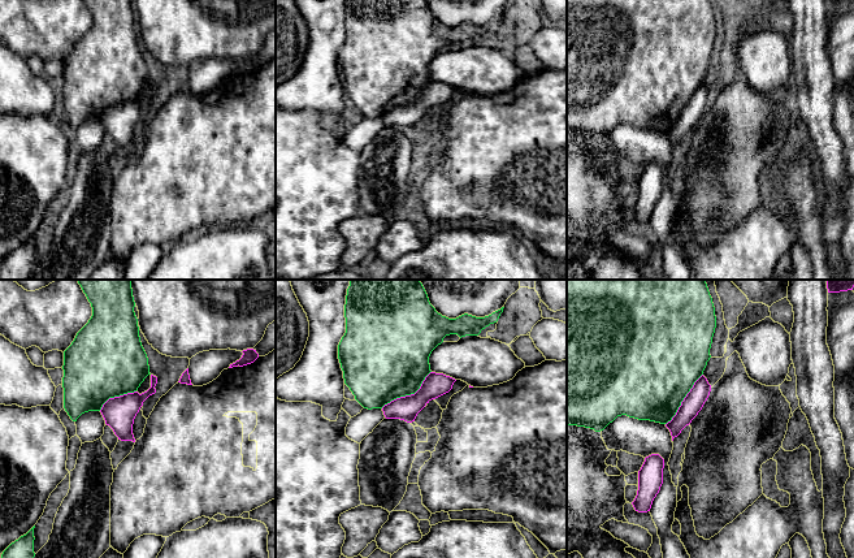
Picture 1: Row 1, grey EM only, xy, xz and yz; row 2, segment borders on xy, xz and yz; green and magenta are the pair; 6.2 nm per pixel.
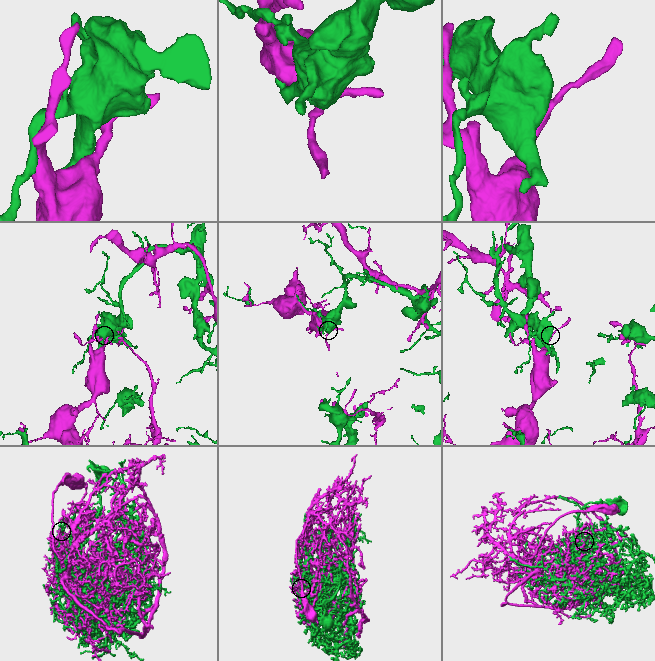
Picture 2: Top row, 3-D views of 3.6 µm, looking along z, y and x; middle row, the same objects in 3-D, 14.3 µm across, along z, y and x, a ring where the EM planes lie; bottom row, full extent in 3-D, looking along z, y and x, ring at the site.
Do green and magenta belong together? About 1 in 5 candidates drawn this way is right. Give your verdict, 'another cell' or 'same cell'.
another cell

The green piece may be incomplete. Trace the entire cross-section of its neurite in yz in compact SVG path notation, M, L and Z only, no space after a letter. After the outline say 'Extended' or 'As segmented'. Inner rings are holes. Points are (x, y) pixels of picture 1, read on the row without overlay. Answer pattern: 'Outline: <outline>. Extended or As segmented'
Outline: M567 0L567 135L601 140L621 124L667 133L703 83L715 36L710 0Z. As segmented

